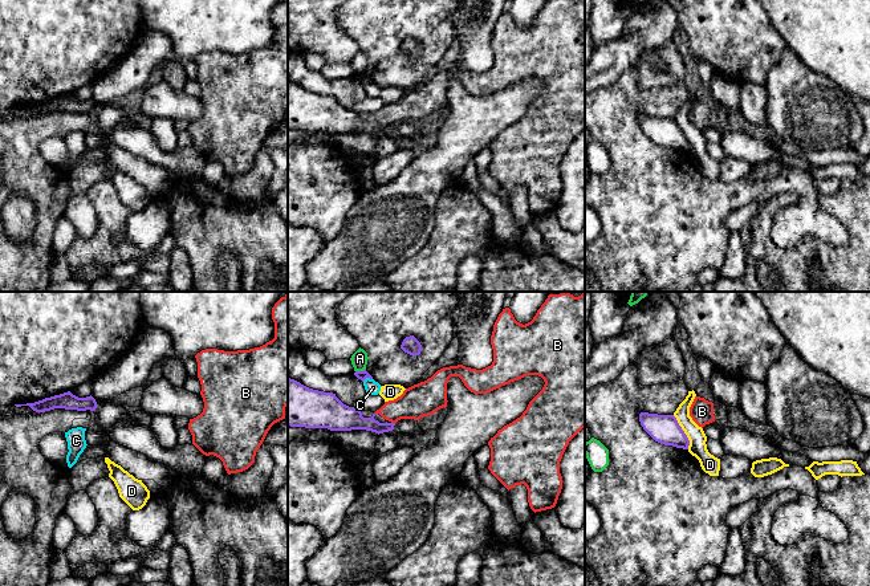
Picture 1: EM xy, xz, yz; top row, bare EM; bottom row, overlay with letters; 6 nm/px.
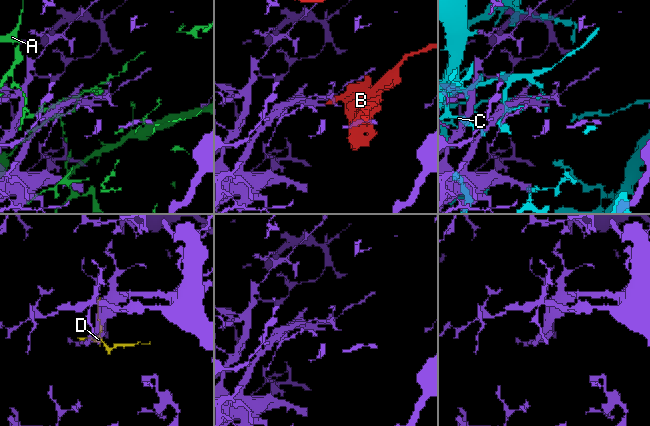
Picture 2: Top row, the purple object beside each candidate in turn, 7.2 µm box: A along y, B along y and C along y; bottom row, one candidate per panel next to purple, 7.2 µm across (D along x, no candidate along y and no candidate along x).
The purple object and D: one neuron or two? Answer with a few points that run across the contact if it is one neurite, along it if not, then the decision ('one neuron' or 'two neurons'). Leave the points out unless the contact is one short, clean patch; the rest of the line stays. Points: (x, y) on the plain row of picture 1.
two neurons

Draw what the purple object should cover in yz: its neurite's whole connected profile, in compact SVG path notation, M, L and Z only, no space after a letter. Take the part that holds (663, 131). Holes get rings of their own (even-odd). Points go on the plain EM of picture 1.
M641 115L639 125L655 145L688 152L690 143L674 118Z

